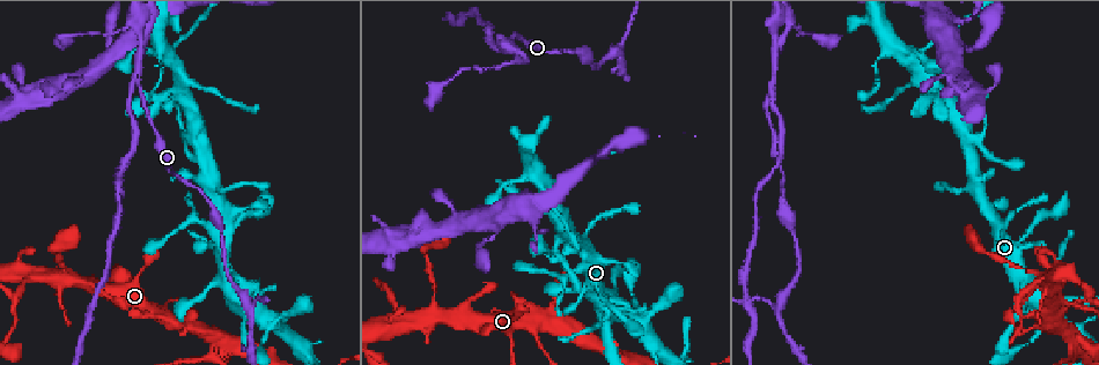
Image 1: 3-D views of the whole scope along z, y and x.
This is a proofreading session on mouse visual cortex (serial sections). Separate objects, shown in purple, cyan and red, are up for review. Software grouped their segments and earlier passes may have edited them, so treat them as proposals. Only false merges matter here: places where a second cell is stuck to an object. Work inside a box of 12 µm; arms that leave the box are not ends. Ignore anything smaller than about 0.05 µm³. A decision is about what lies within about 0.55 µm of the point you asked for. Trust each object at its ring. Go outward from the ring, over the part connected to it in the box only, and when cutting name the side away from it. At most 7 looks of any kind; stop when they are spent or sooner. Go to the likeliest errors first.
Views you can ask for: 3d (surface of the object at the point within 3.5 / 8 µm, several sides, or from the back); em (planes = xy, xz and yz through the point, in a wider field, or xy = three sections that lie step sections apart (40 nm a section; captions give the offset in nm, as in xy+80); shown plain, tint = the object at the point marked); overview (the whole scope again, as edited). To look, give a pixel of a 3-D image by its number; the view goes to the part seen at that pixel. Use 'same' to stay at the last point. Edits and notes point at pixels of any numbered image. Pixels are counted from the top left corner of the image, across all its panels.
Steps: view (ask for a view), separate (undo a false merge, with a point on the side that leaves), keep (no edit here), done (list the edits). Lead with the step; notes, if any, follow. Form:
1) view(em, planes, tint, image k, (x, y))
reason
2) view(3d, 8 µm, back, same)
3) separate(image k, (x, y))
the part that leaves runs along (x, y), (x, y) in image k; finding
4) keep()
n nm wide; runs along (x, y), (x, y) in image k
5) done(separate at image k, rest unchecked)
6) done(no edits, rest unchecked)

view(3d, 3.5 µm, image 1, (771, 87))
three-way junction

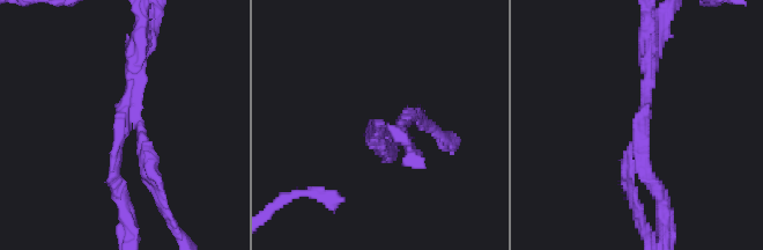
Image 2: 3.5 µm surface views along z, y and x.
view(em, xy, step 3, tint, image 2, (640, 129))
3 arms; arms of 150, 200, 200 nm; shape alone is not enough

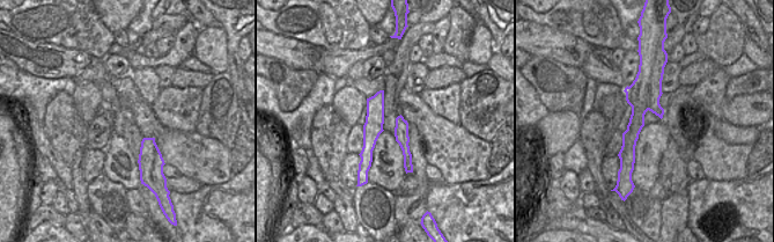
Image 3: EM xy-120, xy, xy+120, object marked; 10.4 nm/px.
separate(image 2, (644, 87))
the part that leaves runs along (645, 120), (649, 28) in image 2; a second cell is stuck on

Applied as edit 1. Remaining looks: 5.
view(3d, 3.5 µm, back, image 1, (559, 279))

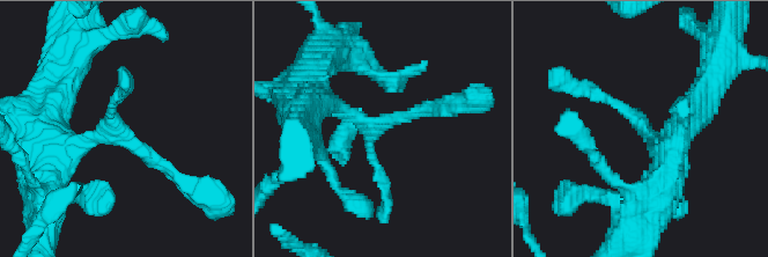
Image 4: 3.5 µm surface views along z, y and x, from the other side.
keep()
runs along (46, 153), (122, 132), (178, 178) in image 4; one cell here

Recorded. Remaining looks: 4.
view(3d, 3.5 µm, image 1, (247, 307))
arms part here

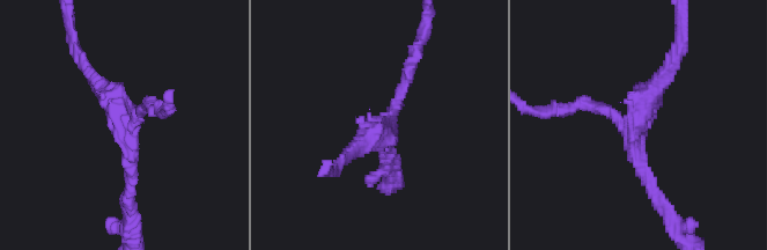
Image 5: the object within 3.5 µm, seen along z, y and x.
view(em, planes, tint, image 5, (386, 123))
3 arms; arms of 200, 200, 200 nm

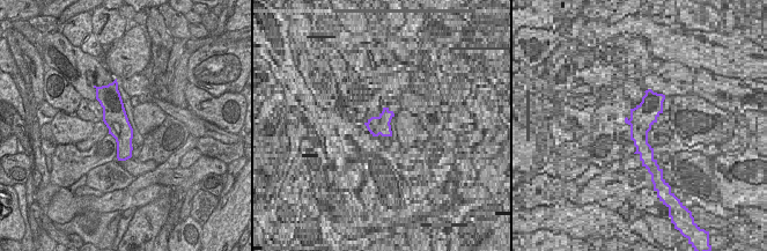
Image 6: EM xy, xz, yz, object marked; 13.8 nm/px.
view(em, xy, step 5, tint, same)

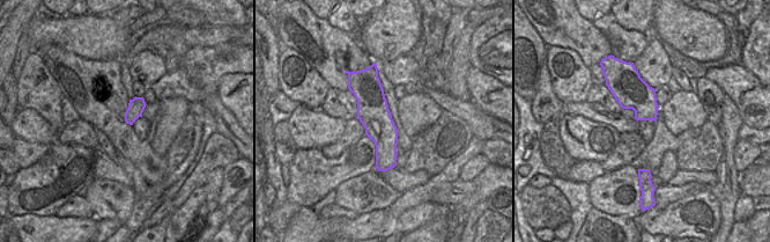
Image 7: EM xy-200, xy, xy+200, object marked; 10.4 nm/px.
keep()
runs along (86, 67), (132, 146), (128, 199) in image 5; all the same cell

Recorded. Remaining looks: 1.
done(separate at image 2, rest unchecked)

